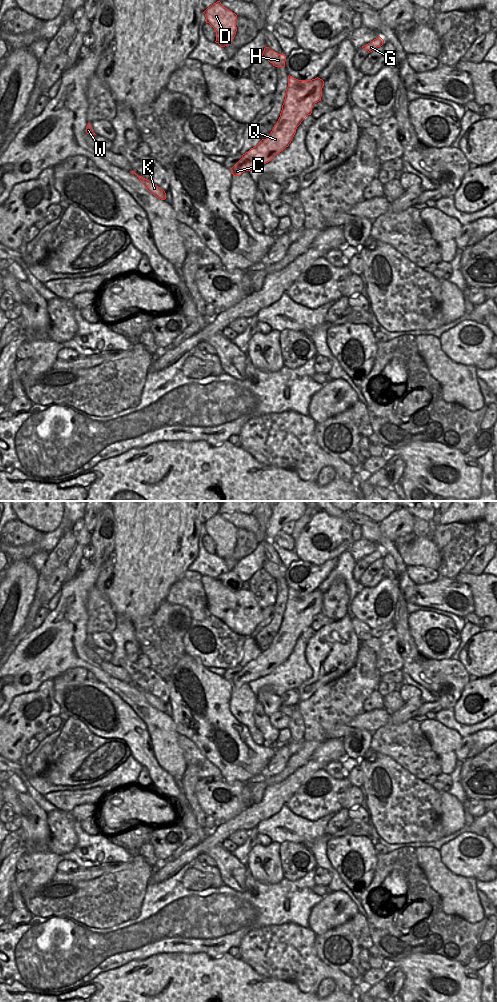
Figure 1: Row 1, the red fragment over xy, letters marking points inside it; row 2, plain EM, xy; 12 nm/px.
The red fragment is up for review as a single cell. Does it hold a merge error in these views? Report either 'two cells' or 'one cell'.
one cell

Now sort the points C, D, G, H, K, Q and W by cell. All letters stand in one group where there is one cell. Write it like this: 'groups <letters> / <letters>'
groups C D G H K Q W

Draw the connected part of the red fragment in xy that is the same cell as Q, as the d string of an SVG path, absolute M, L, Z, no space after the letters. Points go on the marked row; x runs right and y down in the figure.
M288 76L288 87L277 123L266 139L242 155L231 168L233 176L240 176L271 161L291 143L297 127L312 113L313 105L321 101L324 81L320 78L298 80Z

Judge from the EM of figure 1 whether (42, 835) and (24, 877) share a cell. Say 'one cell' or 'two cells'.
two cells

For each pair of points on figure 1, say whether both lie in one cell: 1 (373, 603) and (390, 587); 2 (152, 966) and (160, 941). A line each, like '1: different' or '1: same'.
1: same
2: different

